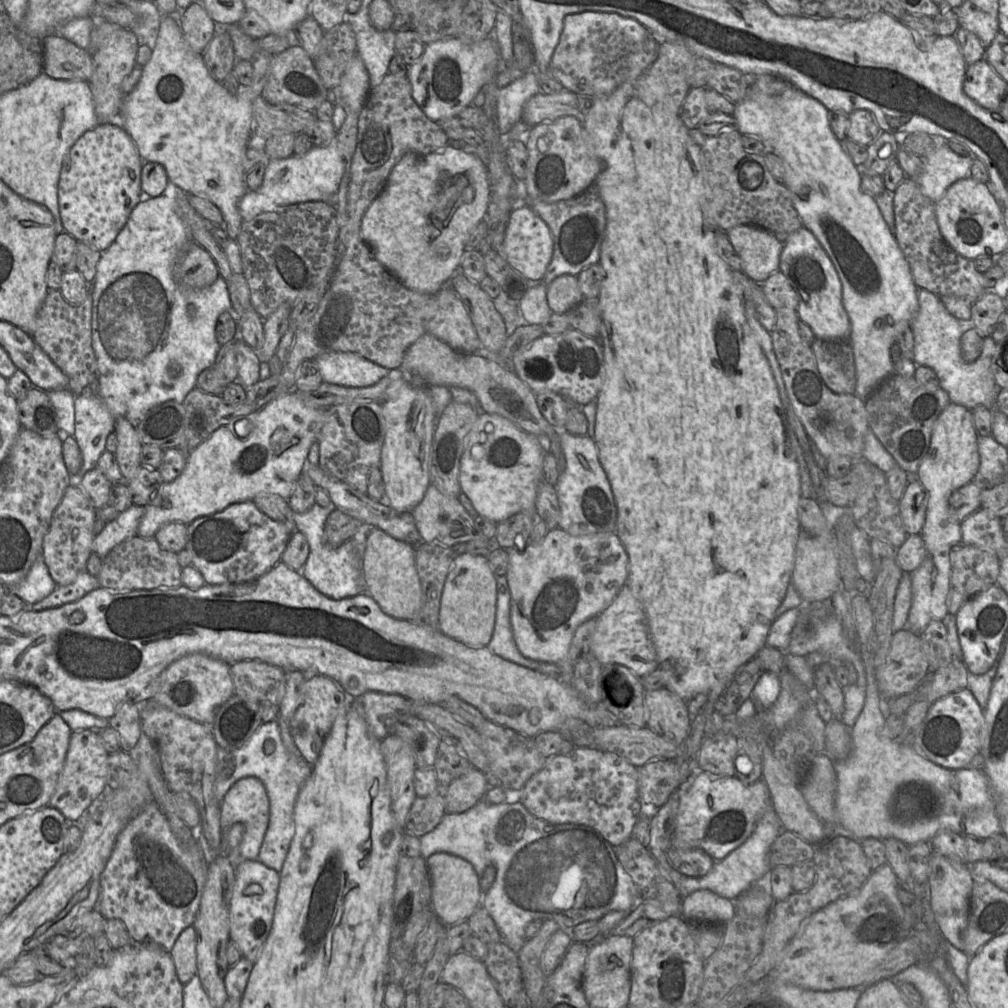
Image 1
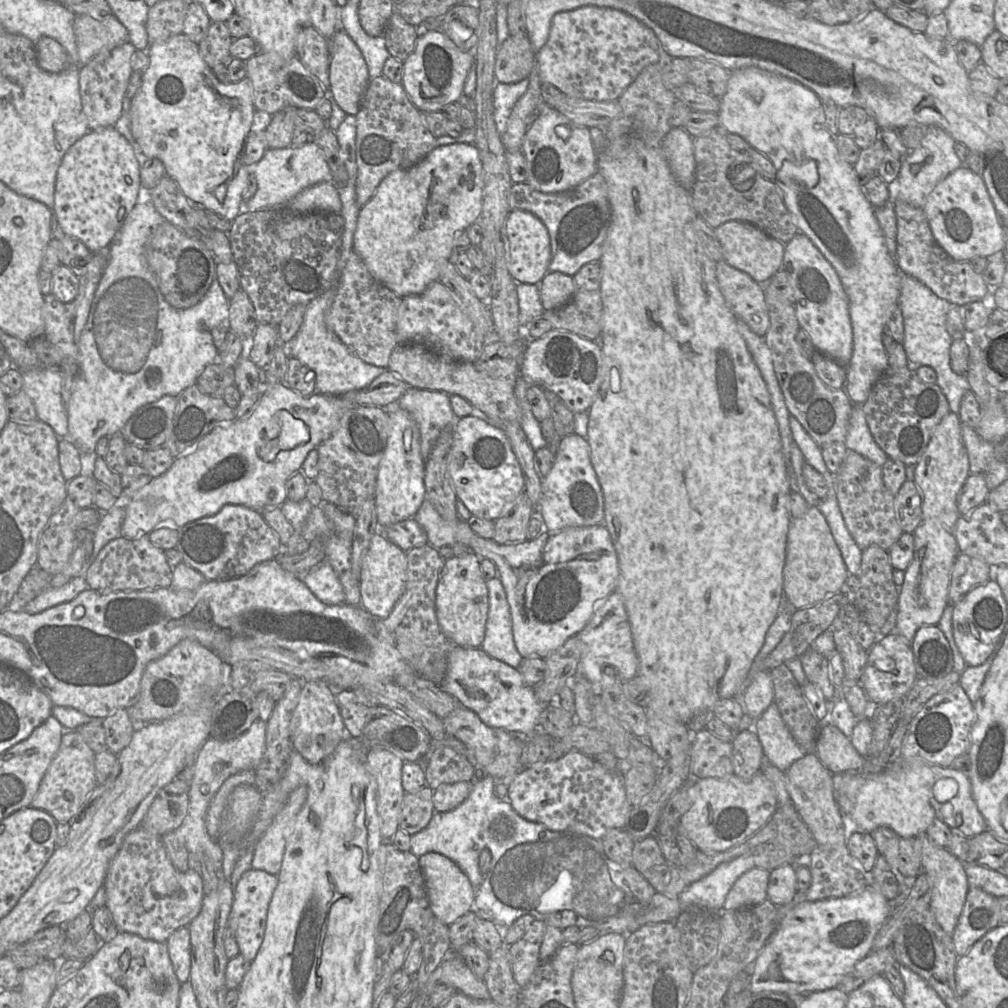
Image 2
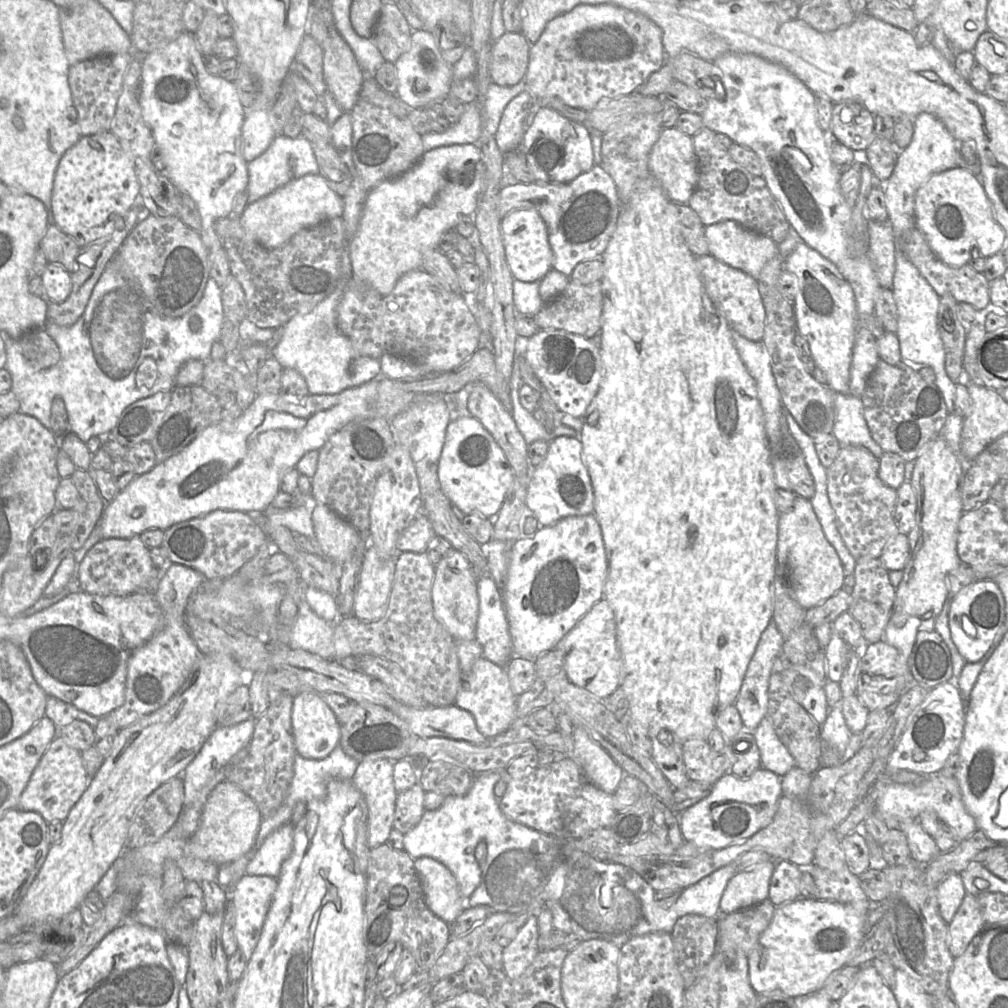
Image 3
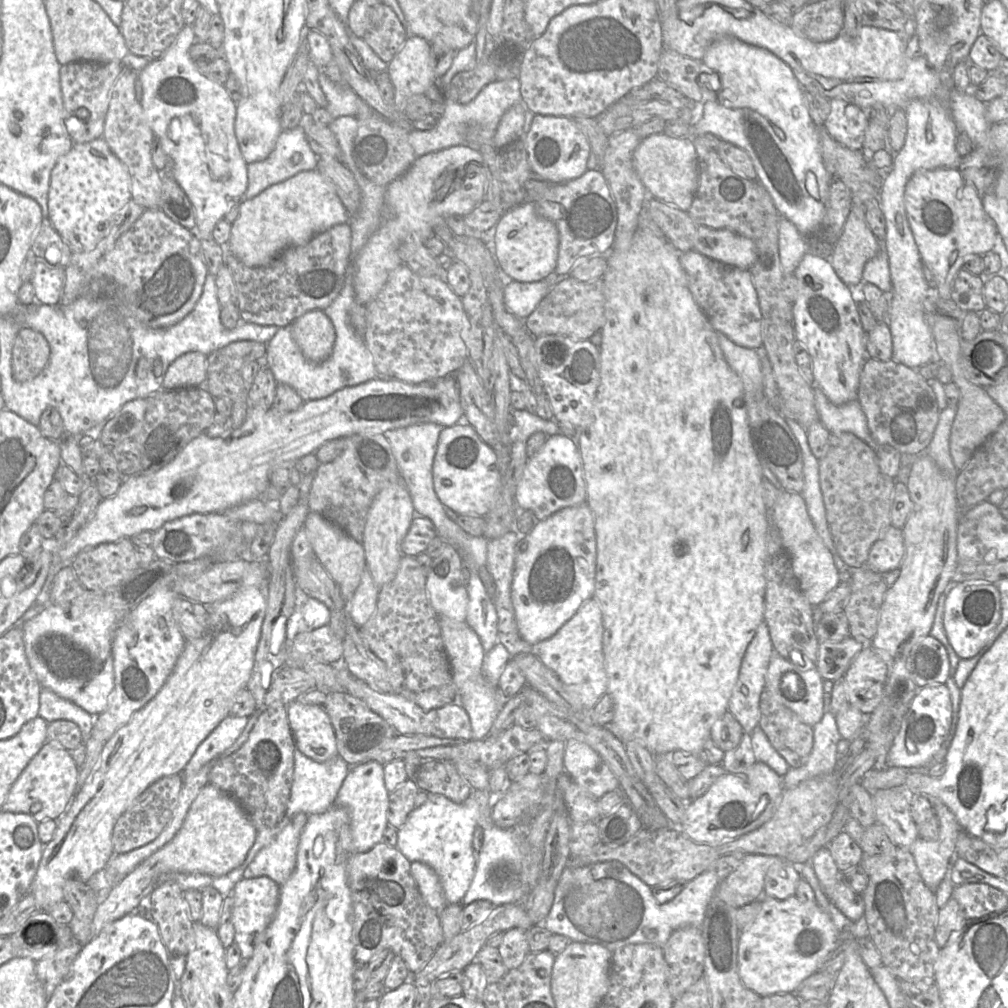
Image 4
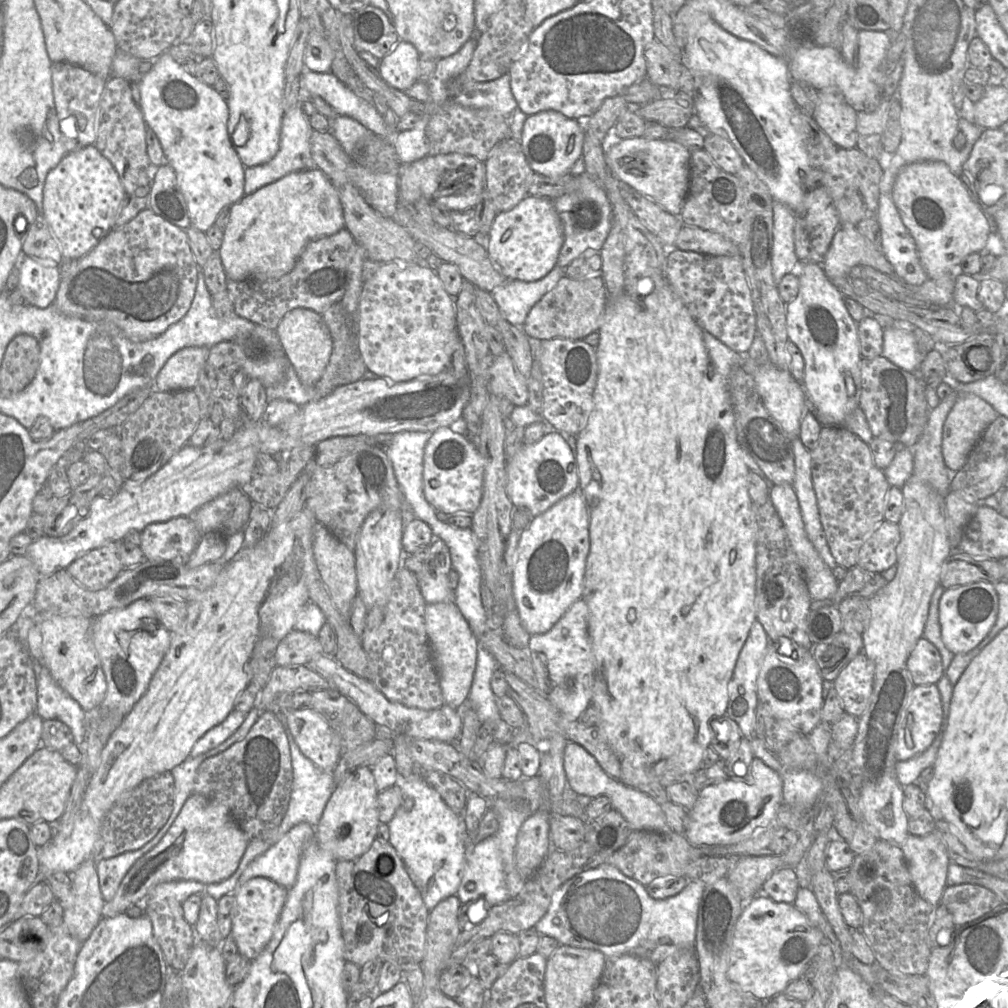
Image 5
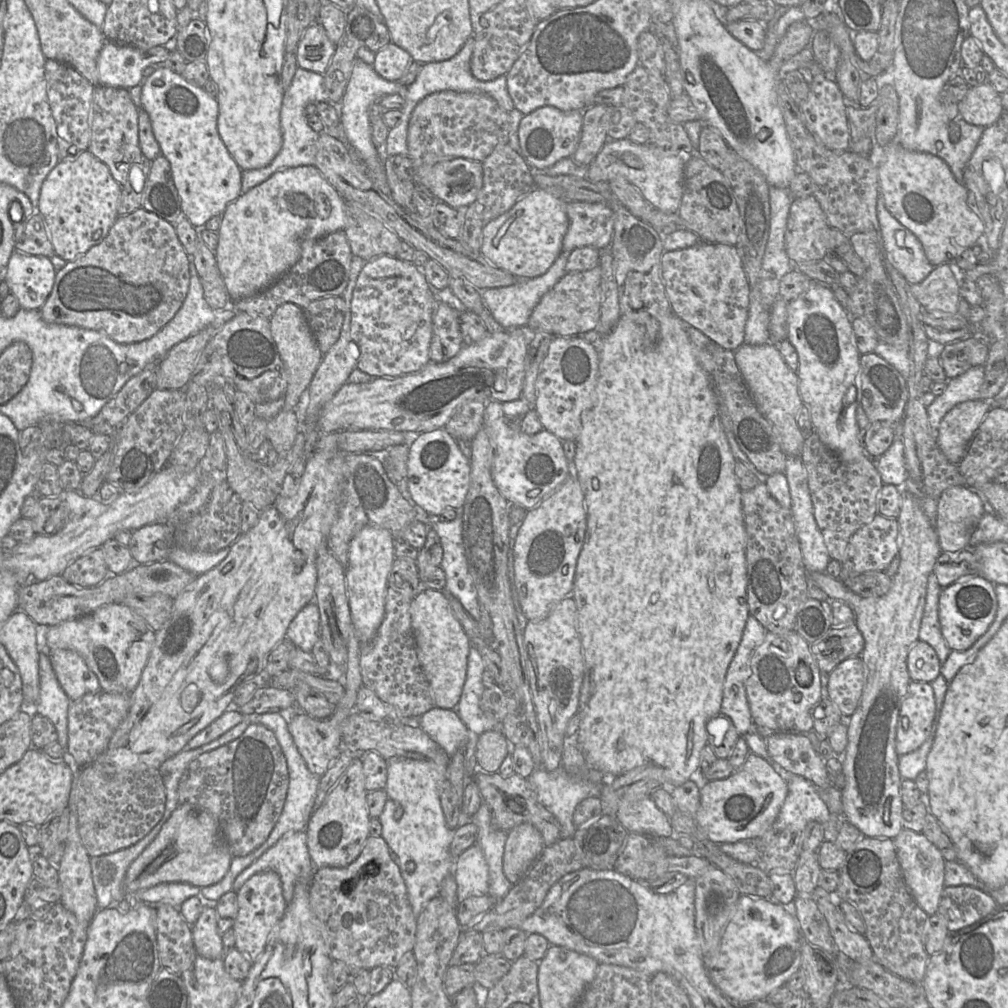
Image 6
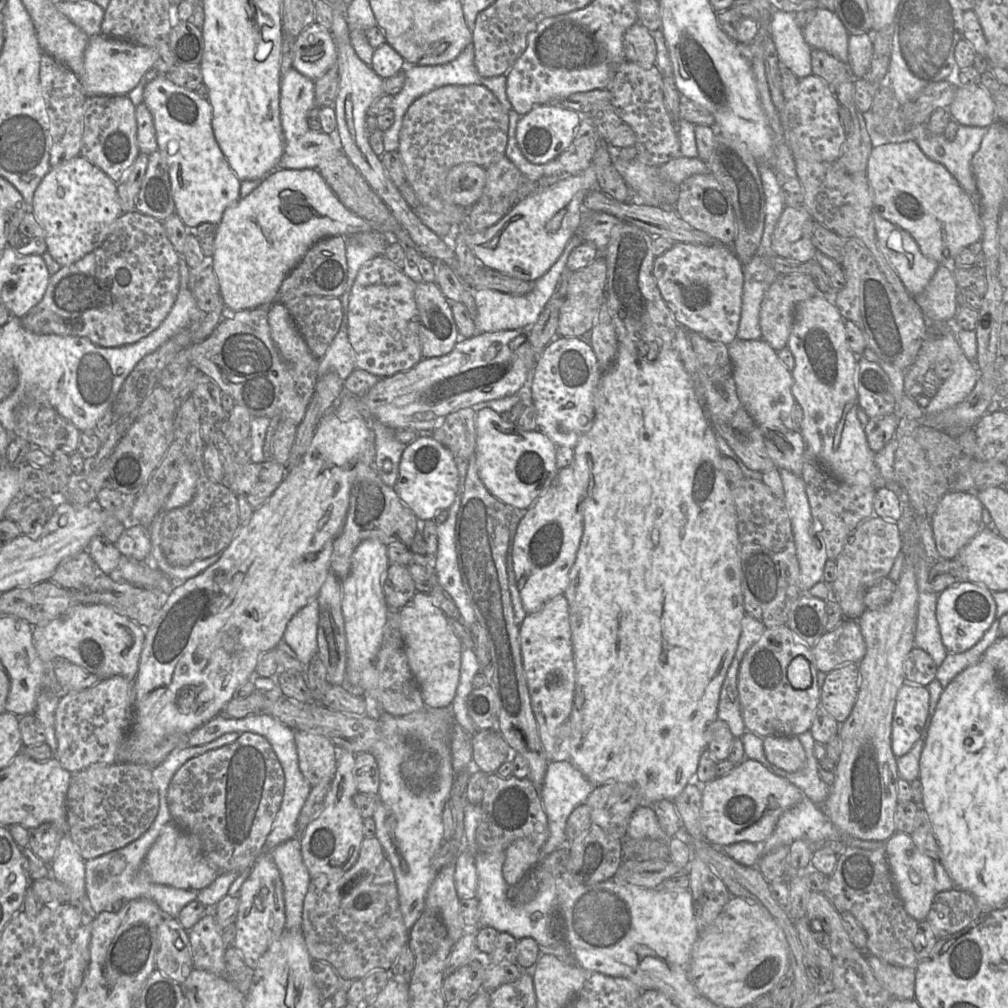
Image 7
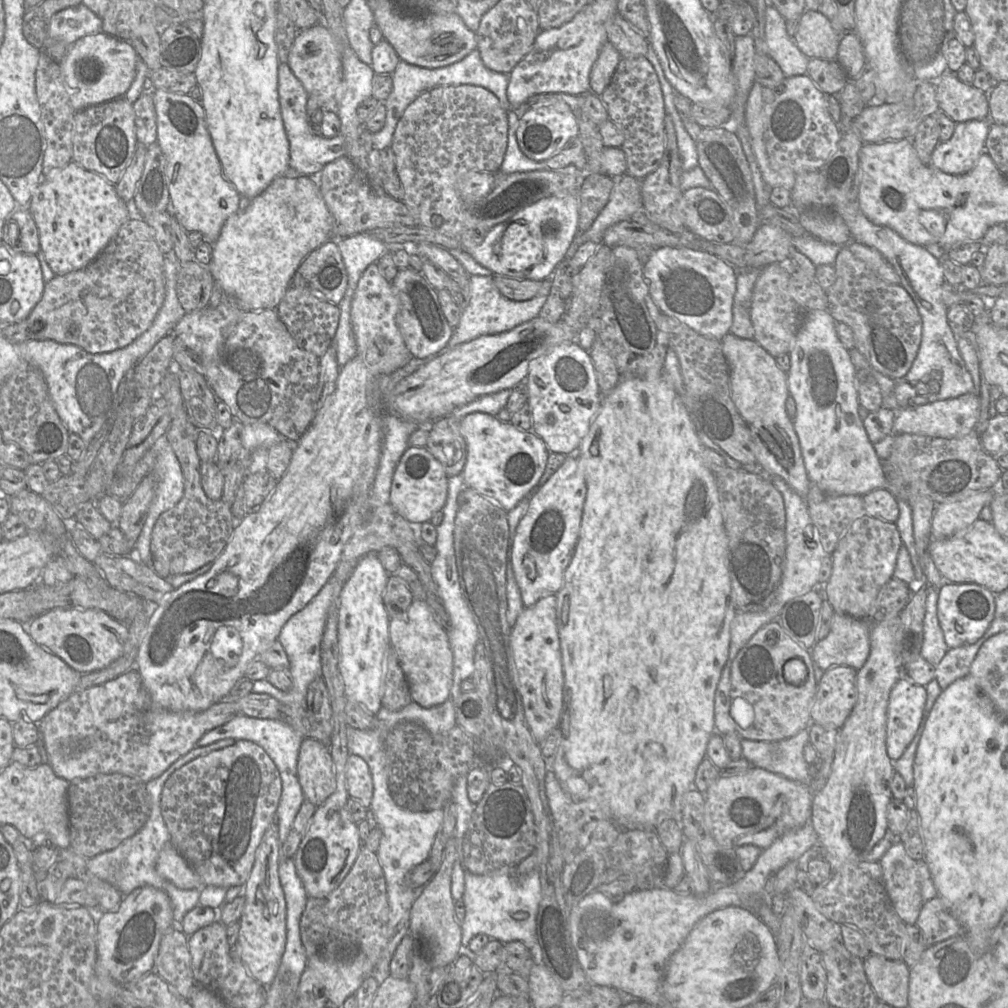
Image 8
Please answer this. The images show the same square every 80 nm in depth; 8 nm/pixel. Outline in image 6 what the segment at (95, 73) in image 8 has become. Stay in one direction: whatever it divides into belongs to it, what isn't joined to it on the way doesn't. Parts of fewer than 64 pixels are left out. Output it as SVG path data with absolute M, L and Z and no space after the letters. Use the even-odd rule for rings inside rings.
M107 40L97 60L99 84L129 90L139 85L148 66L165 61L170 52L164 46L139 49Z

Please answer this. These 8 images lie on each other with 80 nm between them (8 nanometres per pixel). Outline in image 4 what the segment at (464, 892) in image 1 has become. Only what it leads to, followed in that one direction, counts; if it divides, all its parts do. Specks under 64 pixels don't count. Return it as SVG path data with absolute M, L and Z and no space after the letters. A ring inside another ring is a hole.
M414 861L410 872L424 902L433 910L440 912L446 905L444 891L436 872L427 864Z

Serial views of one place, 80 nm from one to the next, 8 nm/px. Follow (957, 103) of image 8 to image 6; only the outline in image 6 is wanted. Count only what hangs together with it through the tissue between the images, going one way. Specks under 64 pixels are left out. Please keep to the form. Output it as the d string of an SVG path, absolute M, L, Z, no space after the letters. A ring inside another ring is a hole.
M989 84L969 88L958 102L960 116L969 124L991 126L1004 112L1001 95Z

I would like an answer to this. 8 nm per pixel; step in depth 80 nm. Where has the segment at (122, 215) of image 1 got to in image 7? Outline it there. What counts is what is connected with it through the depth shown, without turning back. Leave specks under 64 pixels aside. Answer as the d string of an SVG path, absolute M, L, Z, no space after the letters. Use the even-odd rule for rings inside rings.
M81 155L48 171L34 192L30 211L44 230L47 252L62 267L75 263L101 246L110 234L114 222L123 213L117 184Z

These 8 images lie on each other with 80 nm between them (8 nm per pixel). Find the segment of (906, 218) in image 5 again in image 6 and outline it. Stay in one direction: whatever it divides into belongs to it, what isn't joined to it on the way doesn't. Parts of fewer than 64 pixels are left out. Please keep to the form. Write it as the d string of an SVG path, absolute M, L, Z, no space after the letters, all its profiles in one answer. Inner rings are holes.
M890 143L884 150L878 177L887 210L917 237L934 267L955 263L985 229L982 218L967 203L964 183L956 180L945 161L930 153L907 150L898 143Z

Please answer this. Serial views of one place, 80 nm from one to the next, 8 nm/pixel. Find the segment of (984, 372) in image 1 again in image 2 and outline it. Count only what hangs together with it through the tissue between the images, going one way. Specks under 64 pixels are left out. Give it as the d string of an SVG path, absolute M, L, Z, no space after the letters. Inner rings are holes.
M901 274L898 306L904 321L902 346L908 361L921 366L929 366L935 370L937 375L936 384L946 396L950 412L958 414L962 397L970 390L970 385L966 375L956 374L950 365L950 347L953 340L946 330L946 318L951 305L938 297L919 280Z

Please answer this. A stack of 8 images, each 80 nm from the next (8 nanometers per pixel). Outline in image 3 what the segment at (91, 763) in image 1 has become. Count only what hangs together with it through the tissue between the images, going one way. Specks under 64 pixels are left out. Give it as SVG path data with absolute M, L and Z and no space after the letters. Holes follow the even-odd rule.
M56 737L48 746L35 767L27 786L21 794L17 808L39 813L48 823L64 821L72 807L81 798L90 783L81 752Z

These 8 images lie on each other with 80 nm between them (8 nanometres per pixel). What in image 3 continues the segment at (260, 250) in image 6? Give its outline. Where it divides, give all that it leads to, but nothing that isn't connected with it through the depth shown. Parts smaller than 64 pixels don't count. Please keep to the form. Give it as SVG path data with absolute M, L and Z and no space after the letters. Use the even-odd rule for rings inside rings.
M307 174L294 179L271 194L247 204L240 217L245 232L268 249L283 246L302 229L325 220L342 217L343 202L320 174Z

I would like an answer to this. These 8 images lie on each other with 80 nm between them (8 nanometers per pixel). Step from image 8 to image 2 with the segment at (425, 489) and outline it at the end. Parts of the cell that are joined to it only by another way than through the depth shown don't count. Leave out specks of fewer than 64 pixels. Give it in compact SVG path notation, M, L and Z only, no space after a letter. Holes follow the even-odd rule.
M478 416L455 420L448 472L458 500L473 515L487 520L497 520L524 490L523 474L506 434Z

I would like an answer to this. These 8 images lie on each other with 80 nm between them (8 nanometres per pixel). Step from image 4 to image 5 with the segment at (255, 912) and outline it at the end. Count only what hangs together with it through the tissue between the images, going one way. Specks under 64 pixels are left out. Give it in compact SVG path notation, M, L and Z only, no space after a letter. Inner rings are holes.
M256 877L239 886L234 895L235 916L231 936L236 942L239 953L251 962L261 954L271 939L286 902L287 890L271 879Z

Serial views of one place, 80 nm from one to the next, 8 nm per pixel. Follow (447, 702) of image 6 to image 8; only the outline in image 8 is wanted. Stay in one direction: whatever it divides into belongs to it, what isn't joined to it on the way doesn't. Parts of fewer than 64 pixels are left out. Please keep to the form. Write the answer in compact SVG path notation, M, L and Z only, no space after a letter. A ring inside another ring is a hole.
M414 599L401 618L390 620L389 639L407 678L413 702L431 708L451 697L453 653L447 630L436 620L425 601Z

